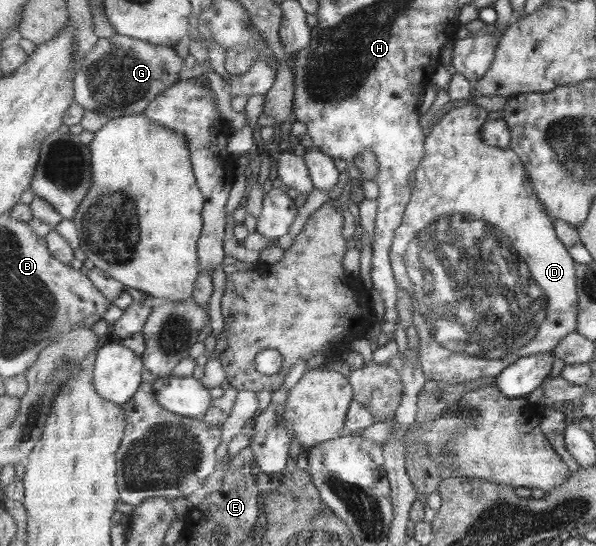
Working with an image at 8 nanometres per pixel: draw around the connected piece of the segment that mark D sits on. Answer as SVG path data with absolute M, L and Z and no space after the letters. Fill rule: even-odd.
M469 103L462 107L450 109L438 120L426 138L425 158L416 168L415 184L412 188L412 197L406 208L403 224L395 235L390 257L394 275L401 288L404 288L417 304L414 313L415 326L420 338L419 354L425 377L437 383L463 384L485 377L497 379L511 364L527 356L537 356L539 353L553 353L555 347L572 332L577 331L579 314L579 293L576 275L578 265L571 256L570 249L558 237L554 220L546 211L546 206L535 190L530 172L518 153L507 147L502 149L495 145L488 145L482 132L489 121L489 110L477 104Z

